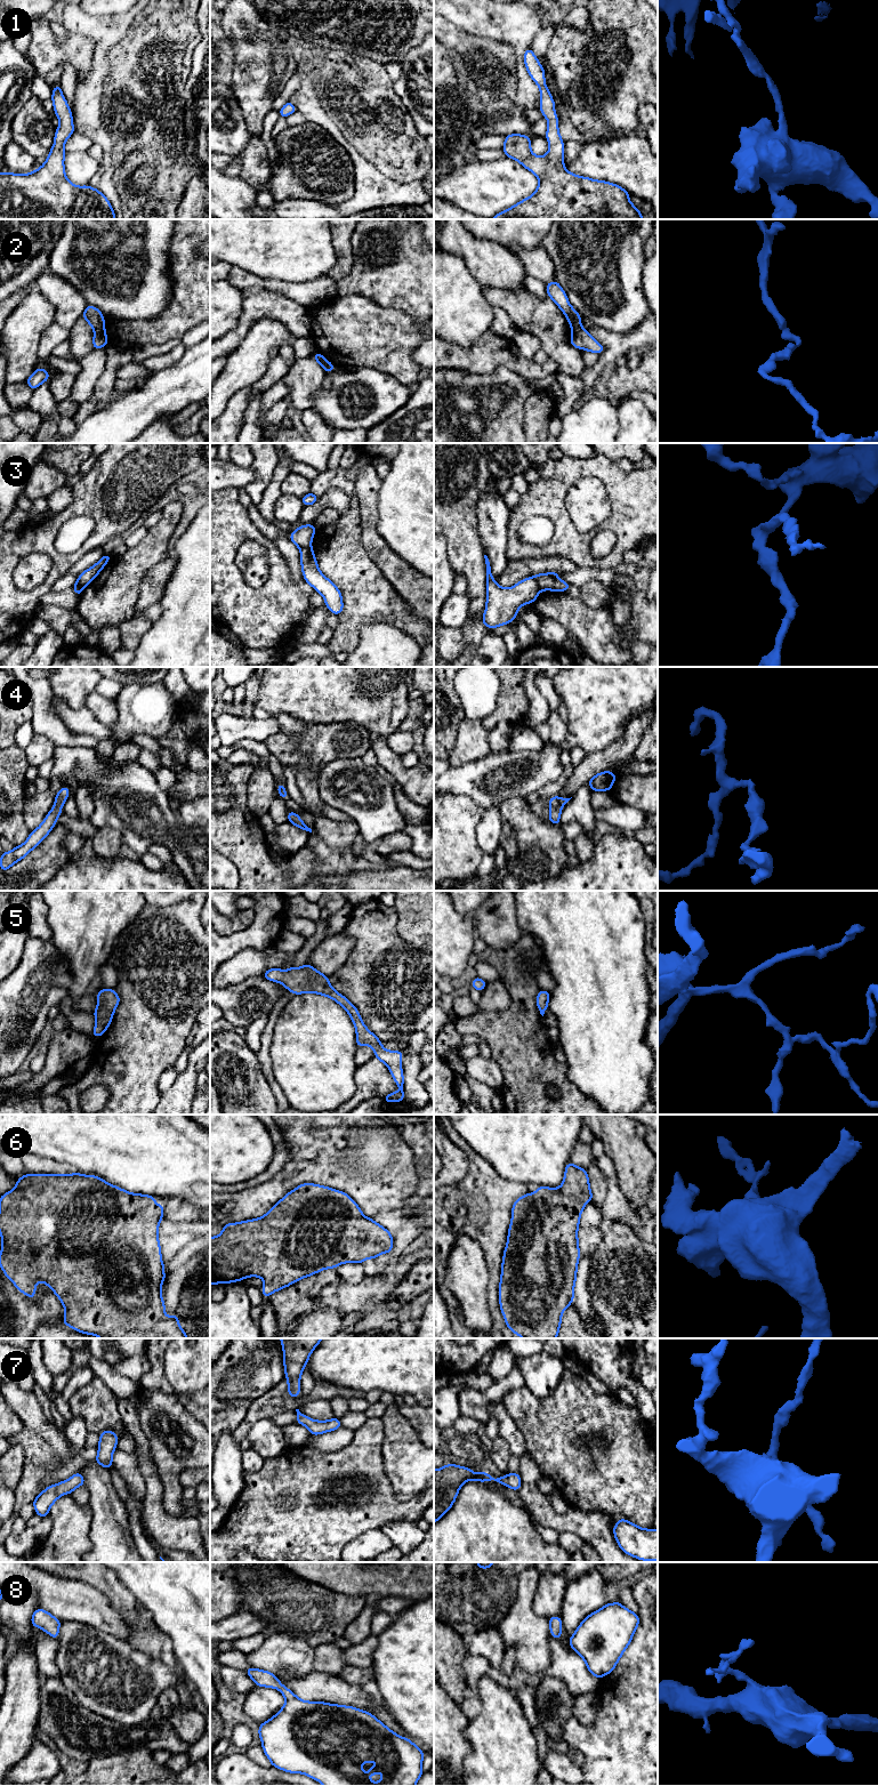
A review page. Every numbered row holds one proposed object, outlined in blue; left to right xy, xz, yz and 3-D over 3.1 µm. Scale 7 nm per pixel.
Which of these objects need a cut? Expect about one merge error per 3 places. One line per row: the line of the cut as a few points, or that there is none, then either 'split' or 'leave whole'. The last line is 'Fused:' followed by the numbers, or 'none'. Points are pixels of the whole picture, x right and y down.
1: no cut; leave whole
2: cut in xy along (104, 326), (95, 330); split
3: cut in yz along (532, 577), (540, 589); split
4: no cut; leave whole
5: no cut; leave whole
6: no cut; leave whole
7: no cut; leave whole
8: no cut; leave whole
Fused: 2, 3

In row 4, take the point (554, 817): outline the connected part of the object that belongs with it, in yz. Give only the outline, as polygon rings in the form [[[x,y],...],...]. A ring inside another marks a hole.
[[[558,795],[548,799],[549,816],[548,820],[554,823],[561,826],[559,818],[562,813],[562,807],[571,799],[571,798],[561,798]],[[571,797],[572,798],[572,797]]]

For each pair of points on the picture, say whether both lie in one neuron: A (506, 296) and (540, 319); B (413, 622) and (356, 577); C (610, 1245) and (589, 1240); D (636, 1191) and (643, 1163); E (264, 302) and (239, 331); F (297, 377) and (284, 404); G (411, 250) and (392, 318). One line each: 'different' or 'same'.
A: same
B: same
C: different
D: same
E: same
F: different
G: different

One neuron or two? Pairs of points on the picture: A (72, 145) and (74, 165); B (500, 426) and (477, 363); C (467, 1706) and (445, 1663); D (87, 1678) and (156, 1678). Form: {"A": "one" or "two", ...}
{"A": "two", "B": "two", "C": "two", "D": "one"}

